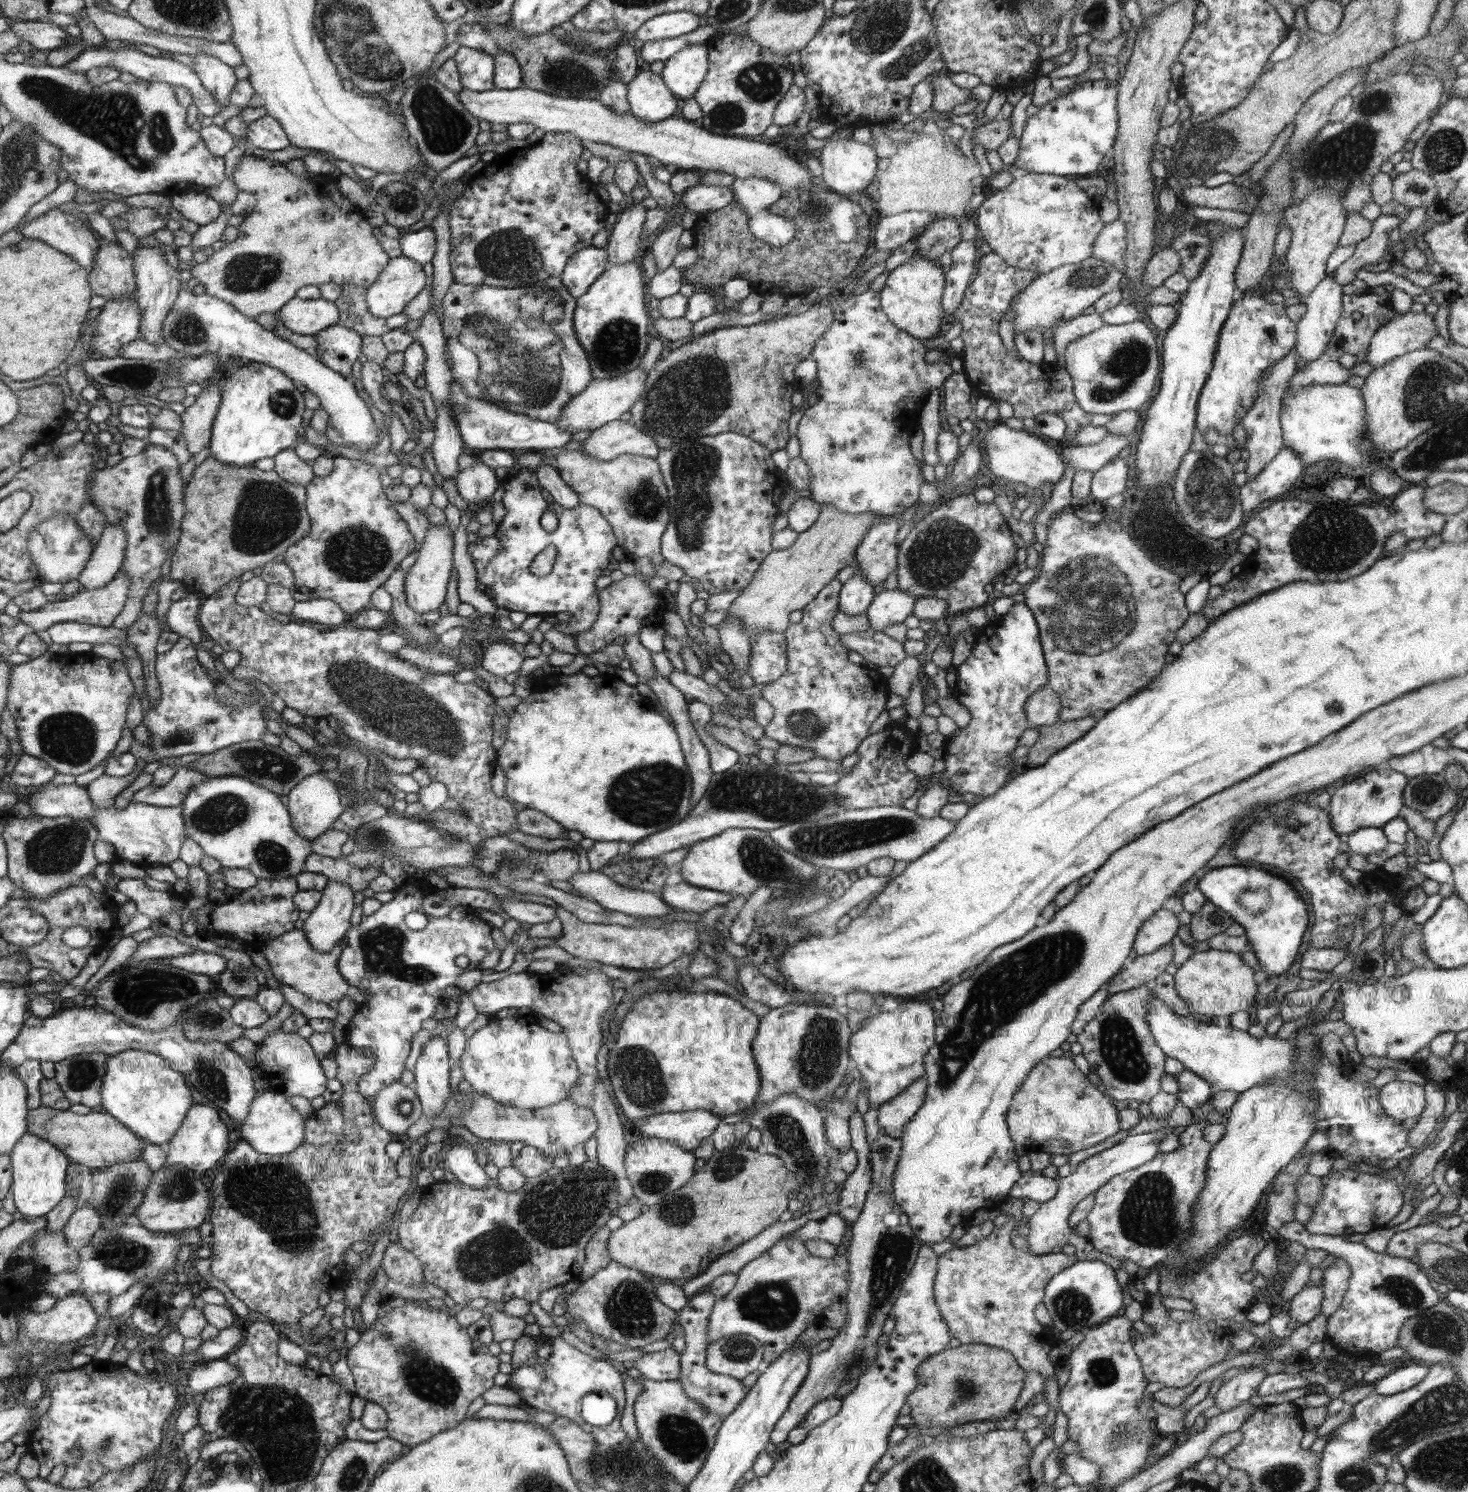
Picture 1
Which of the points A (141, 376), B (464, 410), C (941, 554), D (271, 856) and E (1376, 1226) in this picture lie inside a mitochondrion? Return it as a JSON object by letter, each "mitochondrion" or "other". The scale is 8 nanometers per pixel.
{"A":"mitochondrion","B":"mitochondrion","C":"mitochondrion","D":"mitochondrion","E":"other"}

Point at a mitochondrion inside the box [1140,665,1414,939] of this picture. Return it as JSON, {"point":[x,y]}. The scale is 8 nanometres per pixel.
{"point":[1374,792]}

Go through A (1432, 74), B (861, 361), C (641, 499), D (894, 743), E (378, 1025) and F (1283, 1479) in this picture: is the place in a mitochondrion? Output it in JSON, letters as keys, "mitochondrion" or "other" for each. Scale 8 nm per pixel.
{"A":"other","B":"mitochondrion","C":"mitochondrion","D":"other","E":"other","F":"mitochondrion"}

